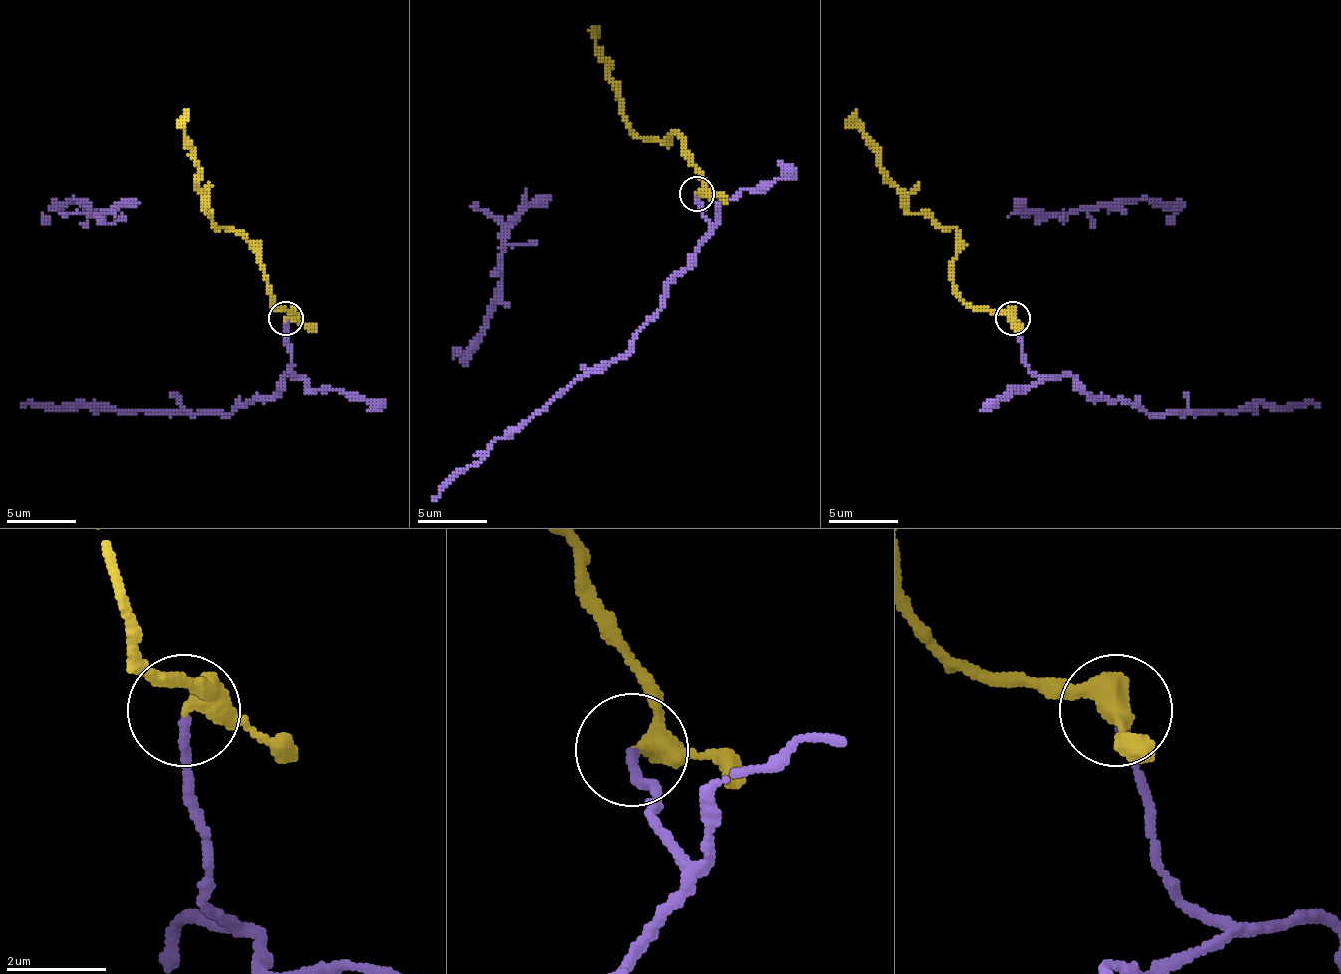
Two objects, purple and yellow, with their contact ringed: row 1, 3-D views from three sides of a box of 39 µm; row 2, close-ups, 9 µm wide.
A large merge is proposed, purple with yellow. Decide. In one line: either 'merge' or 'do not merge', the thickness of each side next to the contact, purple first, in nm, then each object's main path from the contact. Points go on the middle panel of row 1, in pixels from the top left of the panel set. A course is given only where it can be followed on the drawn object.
merge | 190/360 nm | purple via (695, 192), (709, 224), (699, 251), (668, 286), (661, 310), (623, 355), (578, 376), (433, 500) | yellow via (695, 192), (702, 172), (682, 141), (671, 134), (661, 141), (640, 137), (626, 120), (595, 47), (599, 37)

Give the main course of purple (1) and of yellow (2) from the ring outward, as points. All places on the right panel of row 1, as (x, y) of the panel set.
1: (1011, 320), (1022, 362), (1043, 379), (1070, 376), (1091, 397), (1129, 400), (1150, 414), (1319, 407)
2: (1011, 317), (973, 310), (960, 296), (956, 231), (908, 210), (908, 196), (880, 165), (880, 148), (856, 109)

